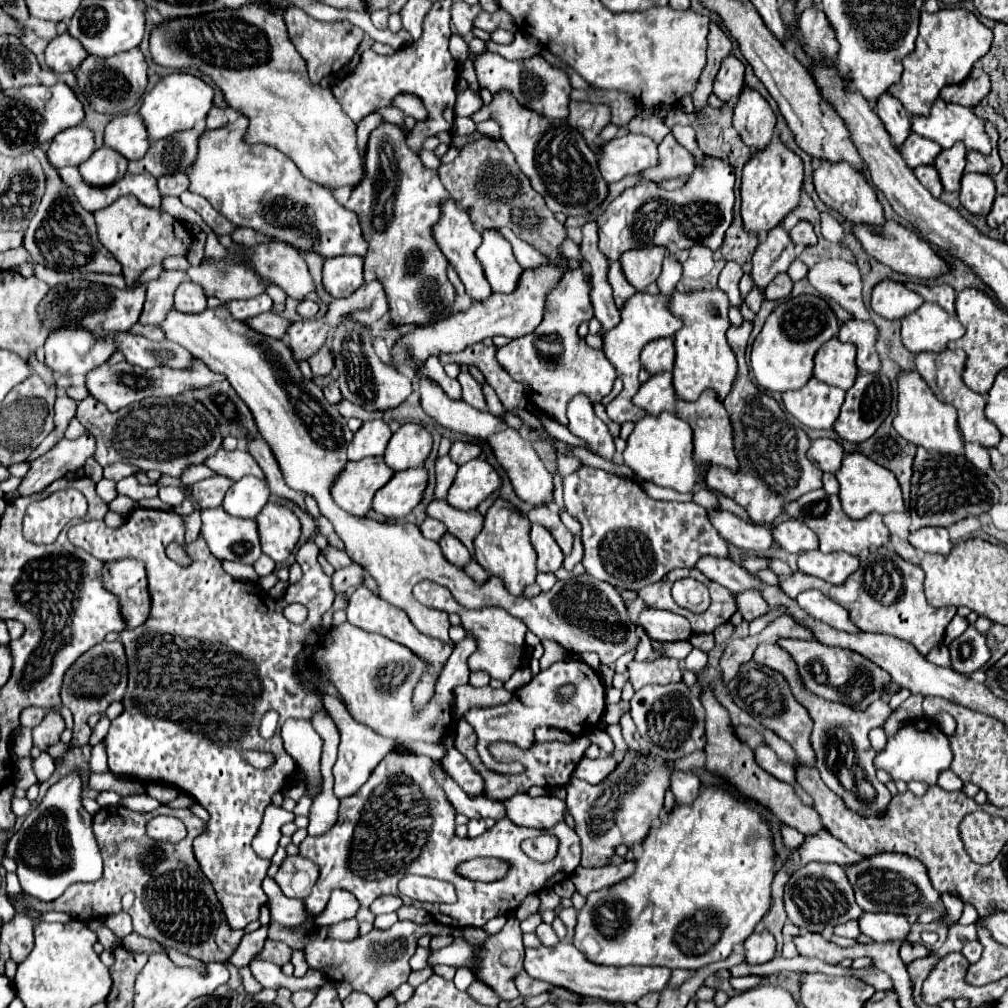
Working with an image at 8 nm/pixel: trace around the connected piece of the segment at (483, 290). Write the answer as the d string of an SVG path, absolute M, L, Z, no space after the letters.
M450 199L444 203L444 213L438 221L438 225L434 227L434 239L438 241L442 253L448 257L448 261L454 265L454 269L458 271L464 287L466 287L466 293L474 299L474 301L484 301L486 297L490 297L492 289L490 289L490 283L486 281L484 273L482 273L482 265L476 257L476 247L482 243L482 235L474 229L470 217L460 209L456 209L456 203Z

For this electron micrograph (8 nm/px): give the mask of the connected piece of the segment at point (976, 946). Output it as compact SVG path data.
M972 941L972 943L968 943L968 947L962 949L962 953L968 957L970 963L976 963L982 957L982 951L984 951L984 947L980 941Z

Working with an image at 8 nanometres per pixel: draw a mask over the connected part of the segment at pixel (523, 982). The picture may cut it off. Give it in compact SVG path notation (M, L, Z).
M522 971L520 975L516 975L514 980L520 995L523 997L539 995L554 987L550 983L532 979L525 971Z

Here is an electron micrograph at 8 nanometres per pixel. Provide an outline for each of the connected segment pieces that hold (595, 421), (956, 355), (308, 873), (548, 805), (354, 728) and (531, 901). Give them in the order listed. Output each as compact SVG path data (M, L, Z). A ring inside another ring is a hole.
M576 395L568 403L568 429L580 437L588 449L608 461L614 459L614 441L608 427L594 415L592 403L586 395Z
M944 349L938 353L918 353L916 355L916 371L924 377L924 381L930 385L930 389L934 391L934 395L956 407L958 411L958 429L964 437L964 441L972 441L978 443L982 447L996 447L1000 441L1000 433L998 429L986 419L984 415L984 405L986 405L986 397L978 395L976 391L968 389L962 381L962 369L964 369L964 361L966 361L966 353L962 349L952 351L952 349Z
M300 855L286 857L276 873L276 883L286 897L304 899L310 895L314 883L318 881L318 867Z
M516 793L514 797L506 799L506 817L512 819L516 825L550 829L558 821L564 821L566 801L554 795L540 795L530 797L526 793Z
M340 703L336 711L330 711L330 715L334 717L334 723L340 731L340 747L338 747L338 759L334 763L334 795L338 799L342 797L350 797L354 795L370 777L370 773L374 771L374 767L382 761L382 757L386 757L386 753L392 753L394 749L406 749L408 753L424 753L432 759L440 759L444 755L444 749L434 745L426 745L424 741L412 741L412 743L400 743L400 741L390 741L388 737L382 737L380 733L374 733L368 725L362 725L358 721L354 721L354 717L350 717L348 709Z
M532 893L530 897L526 897L526 901L516 909L516 917L522 921L526 919L530 913L536 913L538 911L538 905L540 905L540 899L536 893Z

